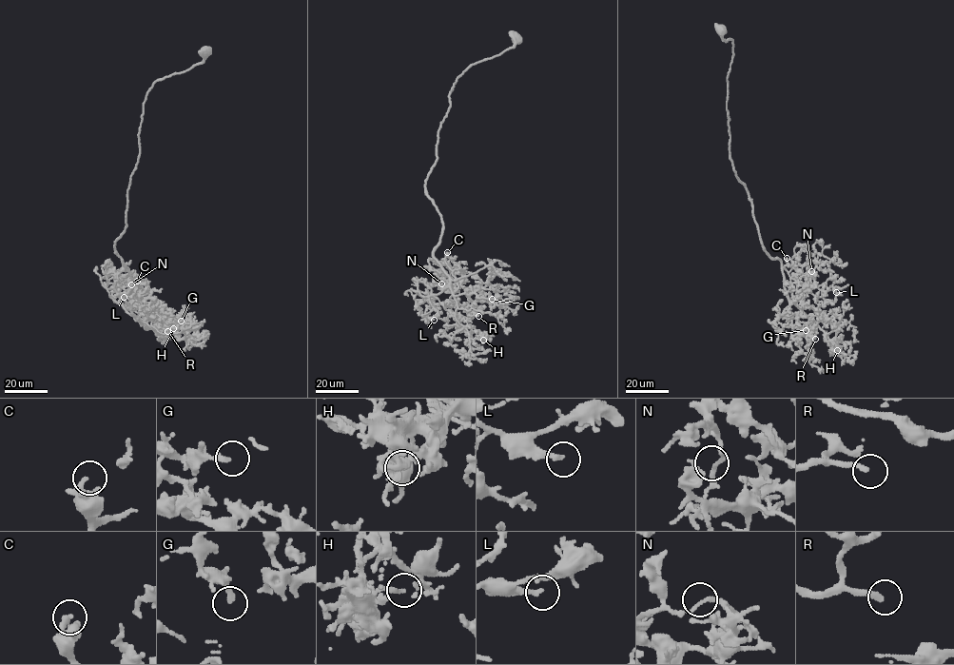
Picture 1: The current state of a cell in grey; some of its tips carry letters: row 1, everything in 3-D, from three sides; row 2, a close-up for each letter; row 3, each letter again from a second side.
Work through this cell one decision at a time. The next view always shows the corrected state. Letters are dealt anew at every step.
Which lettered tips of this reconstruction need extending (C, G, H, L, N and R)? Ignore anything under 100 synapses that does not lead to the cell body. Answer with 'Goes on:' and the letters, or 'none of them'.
Goes on: R

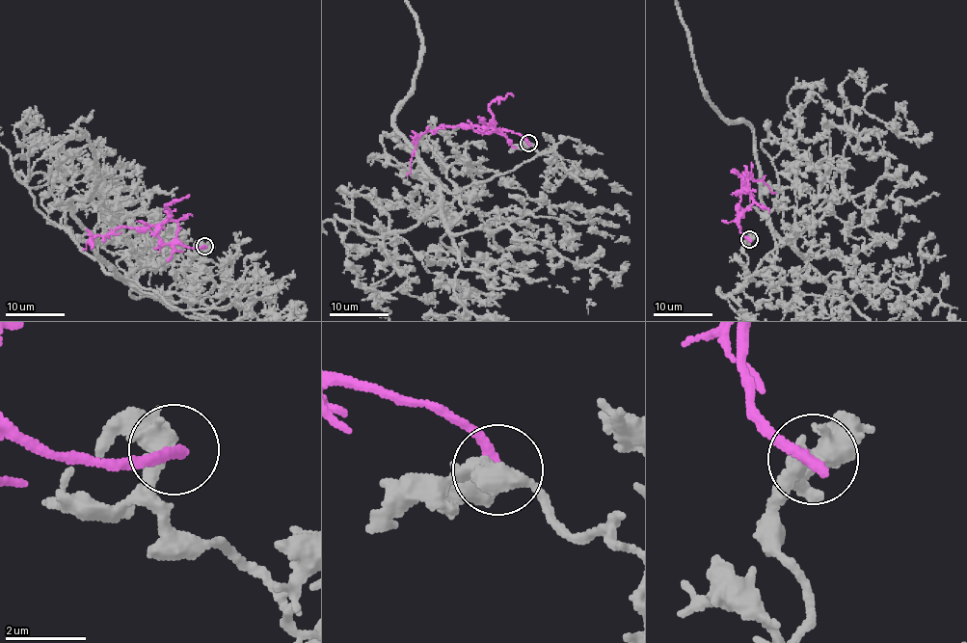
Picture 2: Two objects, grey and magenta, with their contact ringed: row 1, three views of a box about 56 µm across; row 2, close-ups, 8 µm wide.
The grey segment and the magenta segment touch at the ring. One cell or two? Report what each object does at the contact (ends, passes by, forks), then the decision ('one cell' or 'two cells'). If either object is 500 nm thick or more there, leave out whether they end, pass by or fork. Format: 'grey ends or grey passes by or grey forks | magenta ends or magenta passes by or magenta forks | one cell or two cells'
grey passes by | magenta ends | two cells

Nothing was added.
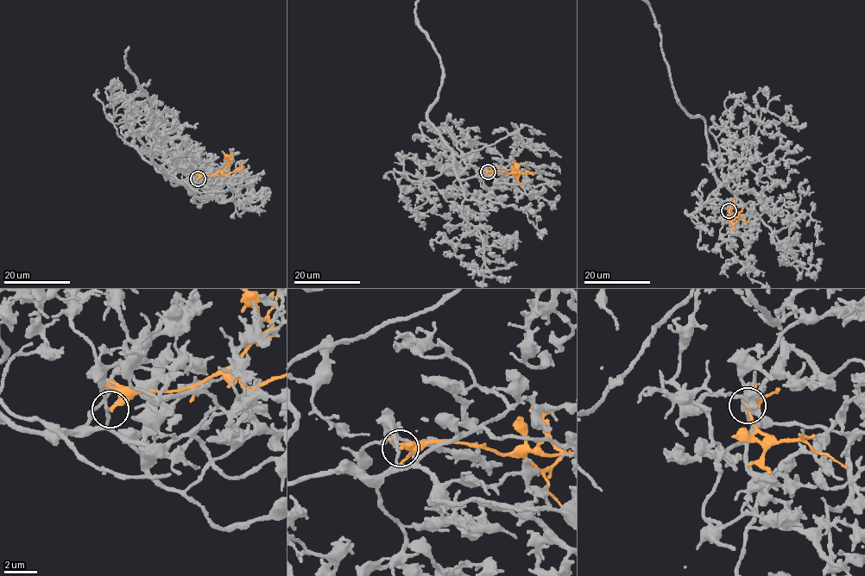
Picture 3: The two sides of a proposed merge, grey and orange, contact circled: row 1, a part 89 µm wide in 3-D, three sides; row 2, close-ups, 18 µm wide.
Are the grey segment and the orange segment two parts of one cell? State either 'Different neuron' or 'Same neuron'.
Different neuron

